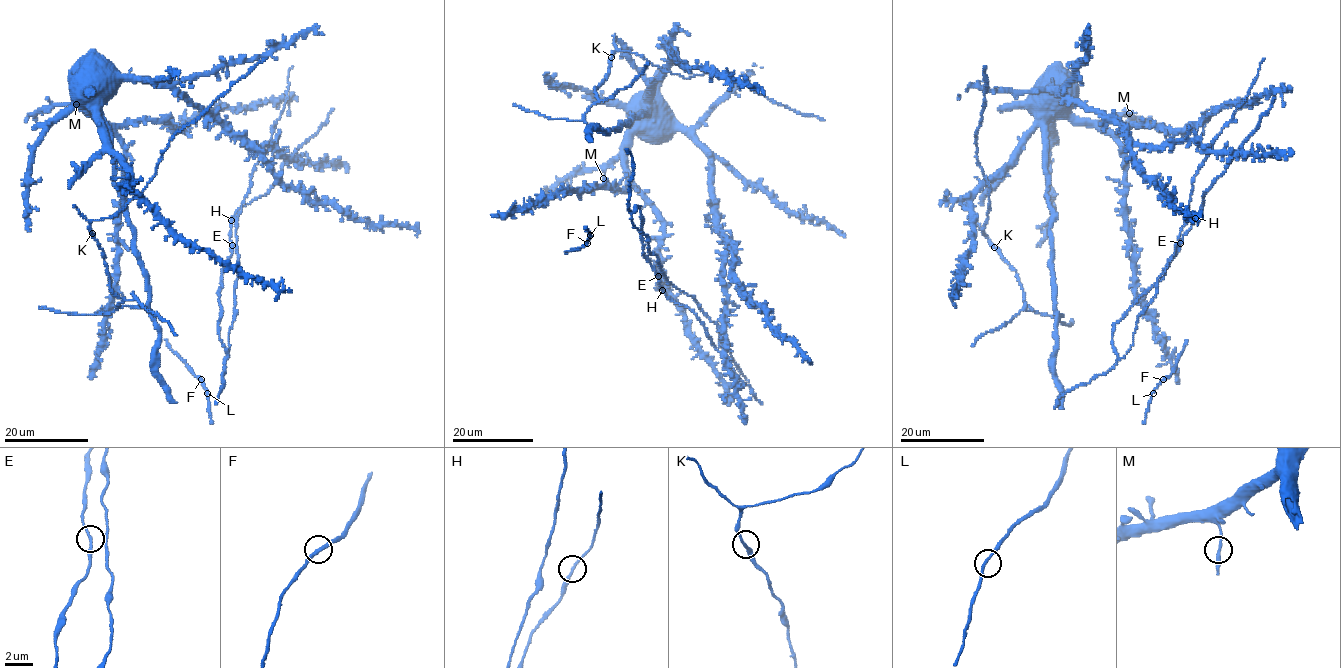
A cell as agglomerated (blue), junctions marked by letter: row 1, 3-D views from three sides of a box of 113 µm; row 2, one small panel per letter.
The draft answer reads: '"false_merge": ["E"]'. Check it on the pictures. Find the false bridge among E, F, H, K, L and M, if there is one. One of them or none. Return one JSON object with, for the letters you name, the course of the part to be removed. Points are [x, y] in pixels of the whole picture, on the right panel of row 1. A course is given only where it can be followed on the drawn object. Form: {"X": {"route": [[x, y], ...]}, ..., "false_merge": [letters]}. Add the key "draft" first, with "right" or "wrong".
{"draft": "wrong", "false_merge": []}

